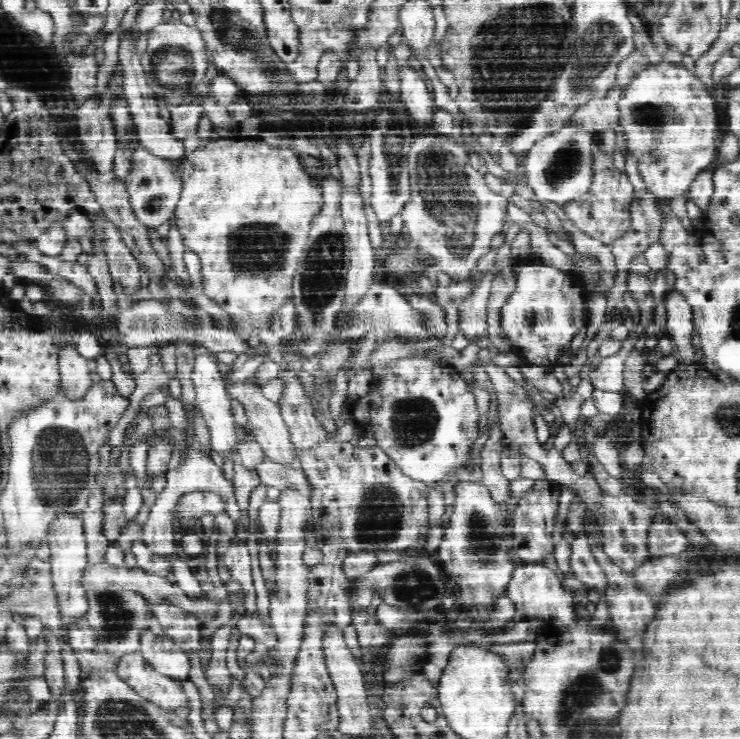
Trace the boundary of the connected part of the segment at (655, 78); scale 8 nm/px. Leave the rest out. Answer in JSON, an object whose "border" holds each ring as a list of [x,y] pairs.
{"border":[[[664,63],[642,70],[620,100],[620,114],[620,124],[626,130],[627,146],[639,163],[639,170],[648,192],[656,197],[672,199],[685,191],[688,192],[696,172],[714,163],[716,140],[723,135],[723,132],[718,130],[714,100],[708,95],[706,87],[699,83],[692,72],[682,68],[682,64],[675,66]]]}

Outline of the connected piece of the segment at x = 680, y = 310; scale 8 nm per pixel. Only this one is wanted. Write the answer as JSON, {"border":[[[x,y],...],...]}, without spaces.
{"border":[[[676,290],[668,291],[664,296],[666,307],[665,335],[674,342],[673,356],[677,362],[692,367],[695,350],[692,345],[694,323],[691,306]]]}

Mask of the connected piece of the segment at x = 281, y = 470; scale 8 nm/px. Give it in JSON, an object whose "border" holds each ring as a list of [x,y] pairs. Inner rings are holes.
{"border":[[[265,458],[256,472],[266,487],[274,486],[280,490],[285,487],[292,487],[292,489],[301,490],[306,495],[310,495],[314,488],[308,475],[306,475],[306,471],[300,466],[280,464]]]}

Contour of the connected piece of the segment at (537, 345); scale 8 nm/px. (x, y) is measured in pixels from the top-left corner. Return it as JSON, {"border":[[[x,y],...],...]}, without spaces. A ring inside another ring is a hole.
{"border":[[[538,259],[528,261],[514,261],[514,290],[508,296],[501,308],[501,325],[506,338],[512,342],[512,351],[528,365],[558,367],[558,358],[563,352],[563,346],[578,334],[580,326],[585,321],[584,311],[580,308],[580,300],[584,298],[583,287],[579,277],[575,274],[560,271],[554,266],[546,265]]]}

